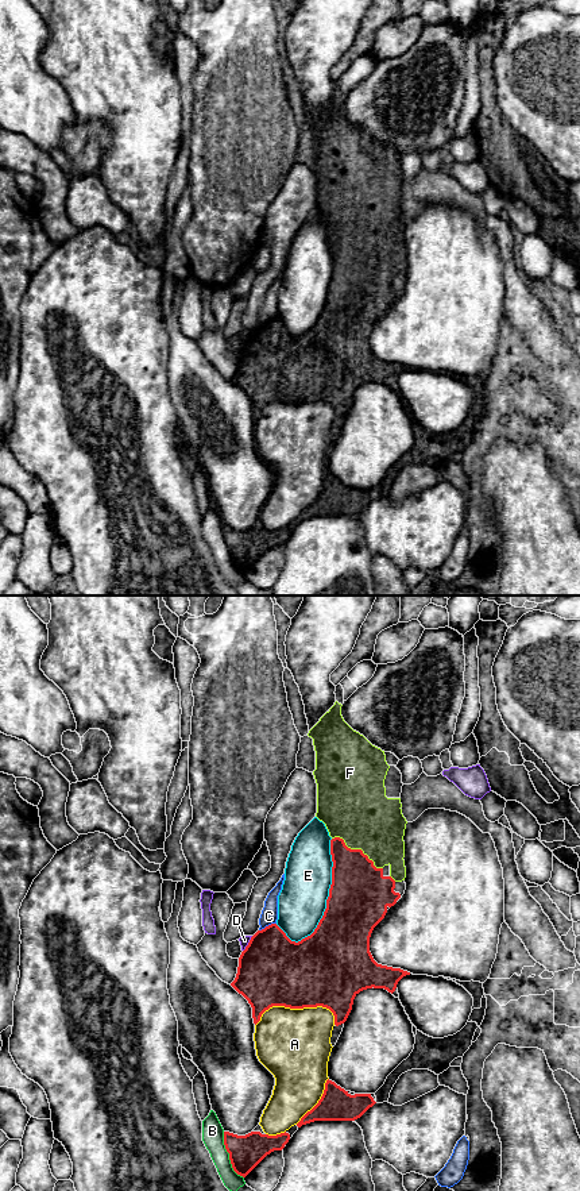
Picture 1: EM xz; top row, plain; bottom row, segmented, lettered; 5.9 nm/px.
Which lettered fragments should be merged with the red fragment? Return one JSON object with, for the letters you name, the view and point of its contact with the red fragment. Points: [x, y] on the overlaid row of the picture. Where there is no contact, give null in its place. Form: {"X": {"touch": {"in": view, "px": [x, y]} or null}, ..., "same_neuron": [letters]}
{"F": {"touch": {"in": "xz", "px": [358, 850]}}, "same_neuron": ["F"]}

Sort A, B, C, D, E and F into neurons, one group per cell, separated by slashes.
A / B / C / D / E / F

